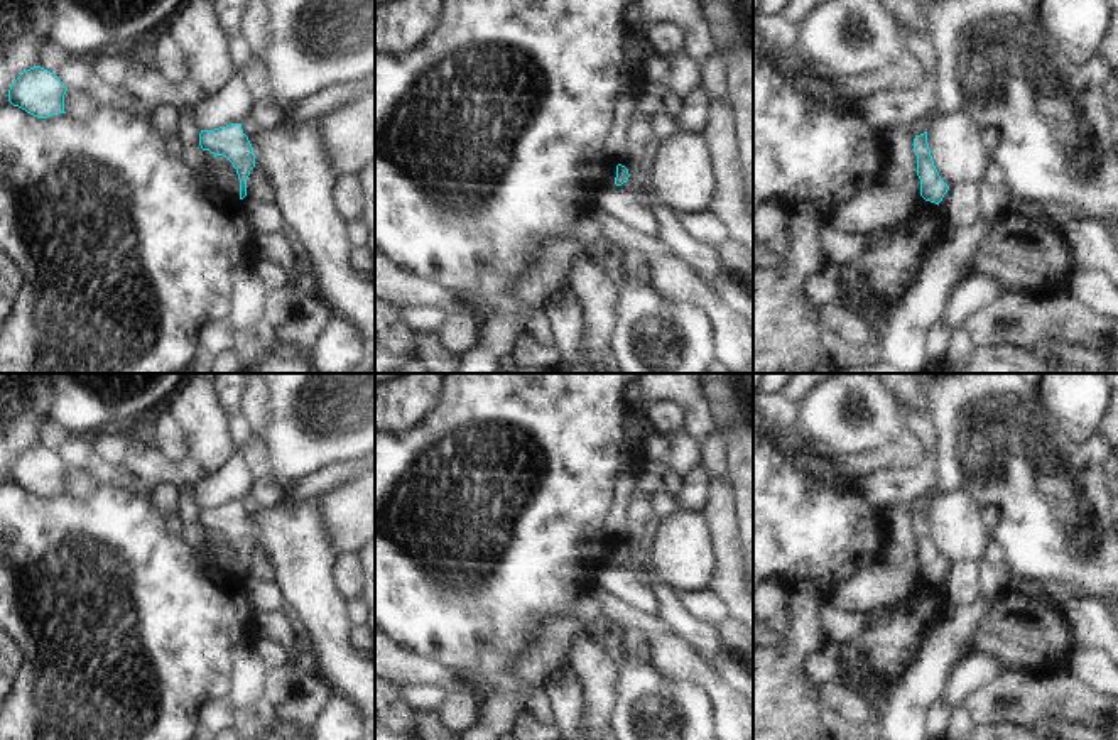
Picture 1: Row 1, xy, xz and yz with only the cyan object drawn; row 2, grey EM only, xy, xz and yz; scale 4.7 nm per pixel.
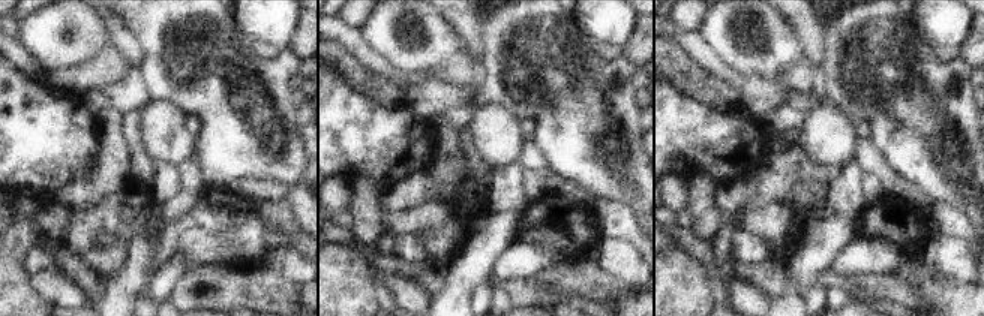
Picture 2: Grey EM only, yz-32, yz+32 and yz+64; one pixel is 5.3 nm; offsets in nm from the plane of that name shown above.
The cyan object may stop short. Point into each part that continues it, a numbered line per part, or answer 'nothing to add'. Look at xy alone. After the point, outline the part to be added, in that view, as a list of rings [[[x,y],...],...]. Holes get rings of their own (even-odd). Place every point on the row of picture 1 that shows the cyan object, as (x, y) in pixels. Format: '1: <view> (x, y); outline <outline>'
nothing to add

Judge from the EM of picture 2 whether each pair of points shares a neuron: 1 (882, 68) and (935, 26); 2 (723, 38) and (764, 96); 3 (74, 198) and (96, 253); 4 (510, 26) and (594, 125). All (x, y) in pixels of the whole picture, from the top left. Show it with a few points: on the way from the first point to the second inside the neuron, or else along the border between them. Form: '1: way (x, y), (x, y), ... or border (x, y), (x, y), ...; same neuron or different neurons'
1: border (911, 15), (914, 29), (933, 48); different neurons
2: border (720, 57), (741, 75), (782, 83); different neurons
3: border (111, 196), (102, 196), (78, 210); different neurons
4: way (534, 50), (536, 59), (578, 101); same neuron

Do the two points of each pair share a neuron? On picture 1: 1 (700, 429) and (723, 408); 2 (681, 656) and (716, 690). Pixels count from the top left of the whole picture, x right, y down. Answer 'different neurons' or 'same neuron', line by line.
1: different neurons
2: same neuron

